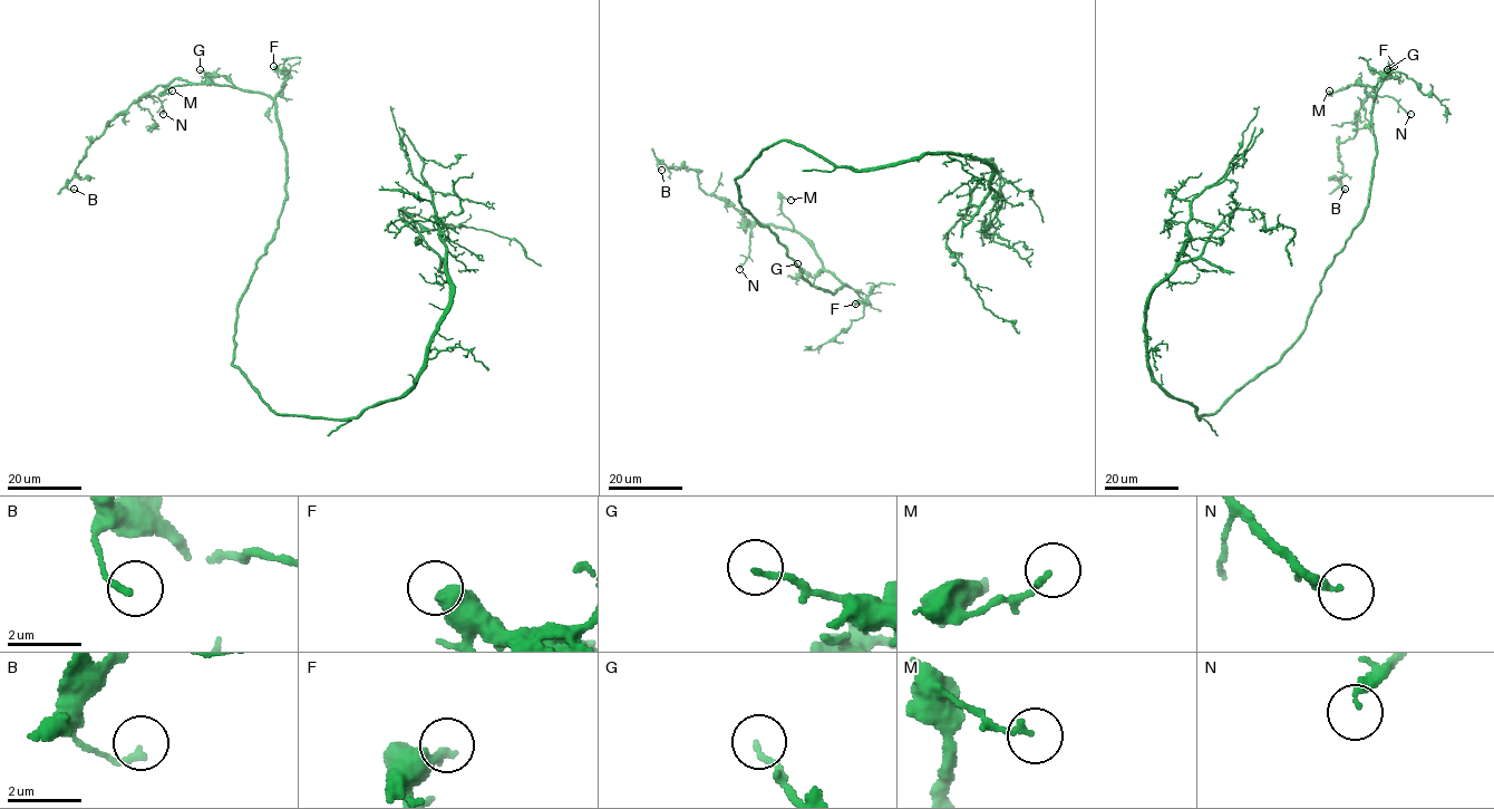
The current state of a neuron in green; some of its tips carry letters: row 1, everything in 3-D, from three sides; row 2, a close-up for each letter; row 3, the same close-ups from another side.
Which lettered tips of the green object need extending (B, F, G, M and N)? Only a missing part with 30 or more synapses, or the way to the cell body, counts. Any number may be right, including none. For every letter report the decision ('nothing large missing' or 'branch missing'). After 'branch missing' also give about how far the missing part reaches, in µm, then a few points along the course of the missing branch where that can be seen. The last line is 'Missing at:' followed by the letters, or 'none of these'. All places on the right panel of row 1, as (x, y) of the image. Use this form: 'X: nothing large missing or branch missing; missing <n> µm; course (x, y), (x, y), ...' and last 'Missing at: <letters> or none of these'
B: nothing large missing
F: branch missing; missing 45 µm; course (1394, 66), (1416, 67), (1431, 87), (1436, 115), (1444, 128), (1441, 151)
G: nothing large missing
M: nothing large missing
N: branch missing; missing 40 µm; course (1410, 114), (1415, 153), (1410, 153), (1428, 206)
Missing at: F, N

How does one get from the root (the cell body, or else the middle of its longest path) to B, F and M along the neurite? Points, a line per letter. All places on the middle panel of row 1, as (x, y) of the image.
B: (757, 160), (736, 180), (743, 206), (811, 285), (850, 286), (797, 232), (754, 223), (692, 170), (661, 170)
F: (757, 160), (736, 180), (743, 206), (774, 233), (811, 285), (832, 292), (850, 286), (864, 301), (855, 304)
M: (757, 160), (736, 180), (743, 206), (811, 285), (850, 286), (783, 213), (781, 200), (791, 200)

